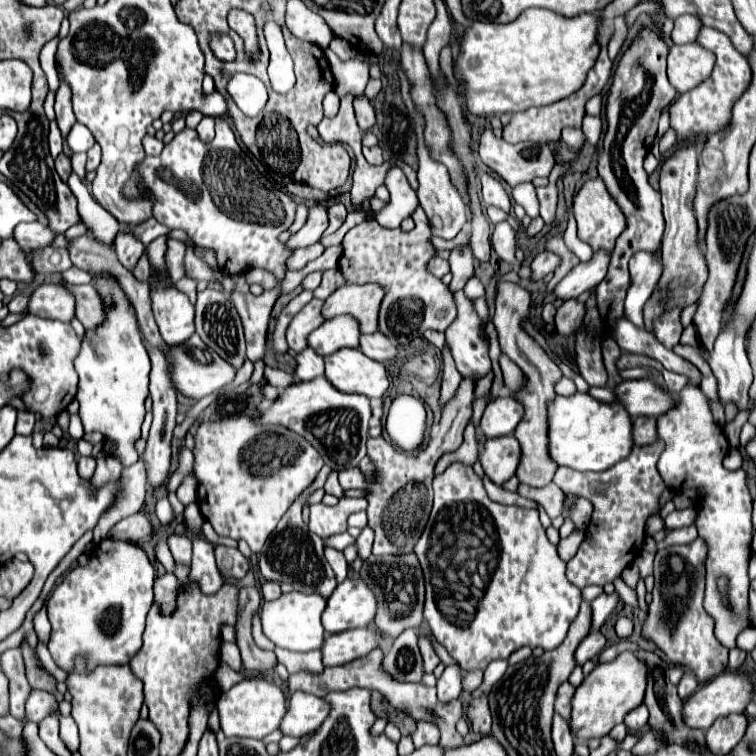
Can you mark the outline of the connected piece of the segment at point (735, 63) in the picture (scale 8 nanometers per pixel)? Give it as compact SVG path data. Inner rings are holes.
M701 27L695 43L699 43L701 47L709 49L715 55L715 67L713 67L713 73L707 77L707 81L697 85L697 89L683 93L669 107L671 127L677 131L679 141L685 141L687 137L691 137L695 133L711 135L711 133L727 127L729 117L731 117L731 105L741 97L741 93L747 89L747 85L751 81L751 67L747 63L747 57L739 55L739 51L731 45L729 37L725 33L721 33L717 29Z

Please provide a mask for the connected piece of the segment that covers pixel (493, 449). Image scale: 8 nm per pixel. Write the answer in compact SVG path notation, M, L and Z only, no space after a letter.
M513 435L485 439L483 451L479 453L479 461L485 475L497 485L515 475L519 457L521 457L519 443Z

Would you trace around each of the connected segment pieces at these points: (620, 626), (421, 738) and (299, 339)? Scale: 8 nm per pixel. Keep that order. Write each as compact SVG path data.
M621 617L621 619L617 621L617 625L615 625L615 631L617 631L619 639L631 637L631 633L633 633L633 621L627 619L627 617Z
M419 721L417 723L417 731L413 733L413 743L415 743L415 747L437 745L439 739L440 731L436 723L427 721Z
M311 299L289 323L285 337L287 337L287 345L291 349L291 353L299 353L307 347L307 335L317 329L325 319L321 315L321 305L323 301L319 299Z

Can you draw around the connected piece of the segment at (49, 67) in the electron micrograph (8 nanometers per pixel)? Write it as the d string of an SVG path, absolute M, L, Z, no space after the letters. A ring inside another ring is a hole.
M51 39L43 45L41 49L41 67L49 79L49 89L55 93L59 89L59 77L55 71L55 49L57 49L57 39Z

